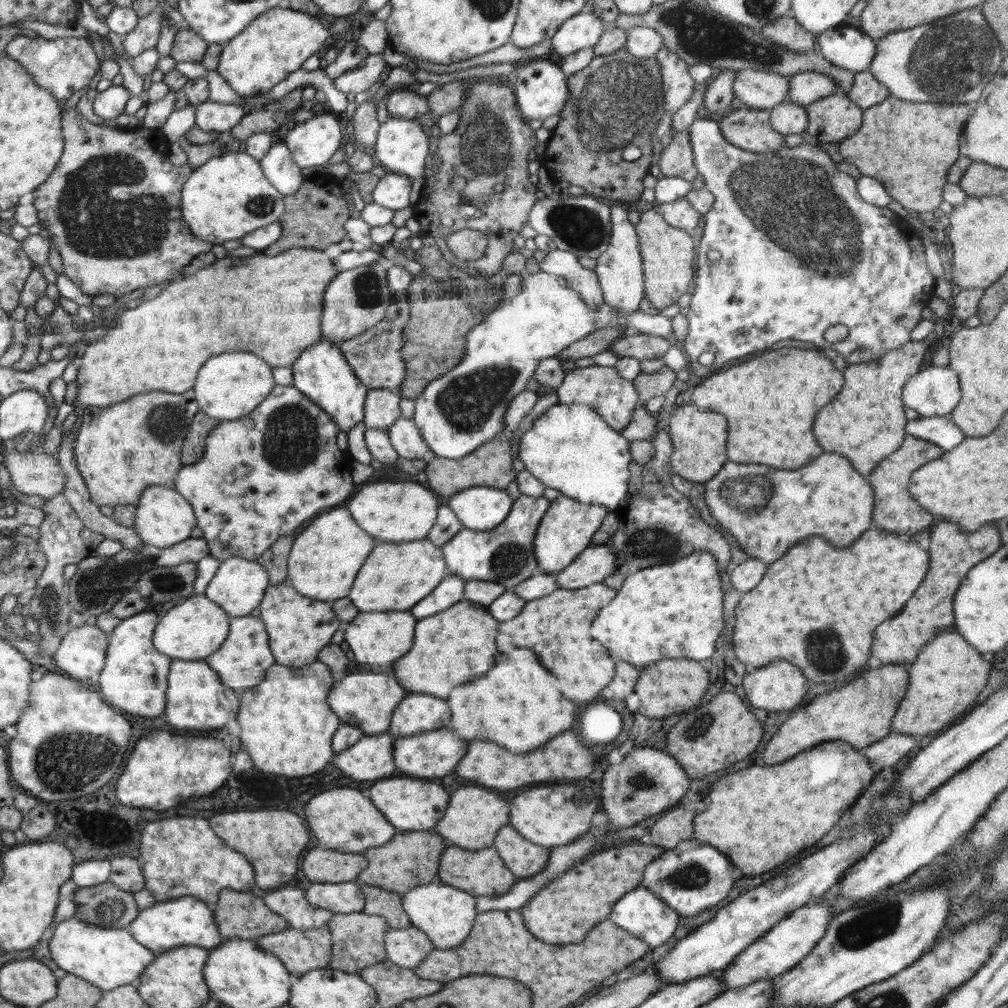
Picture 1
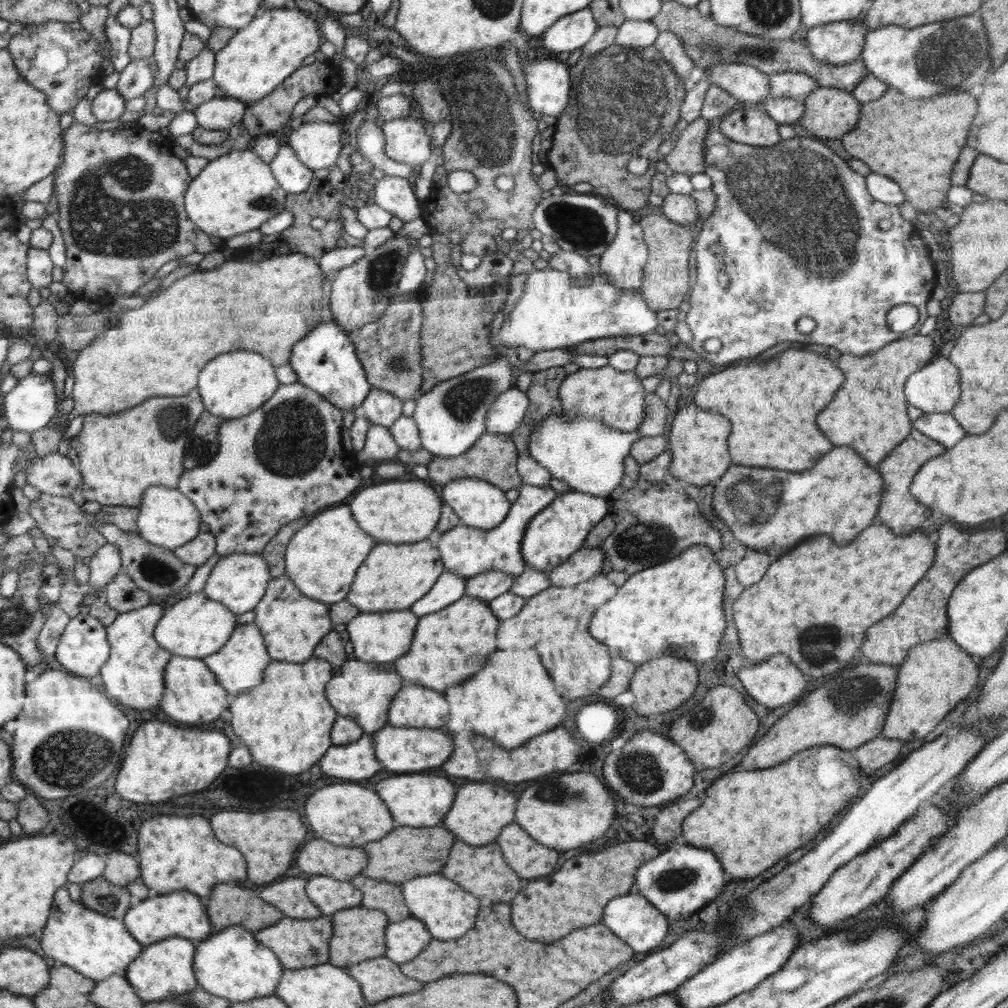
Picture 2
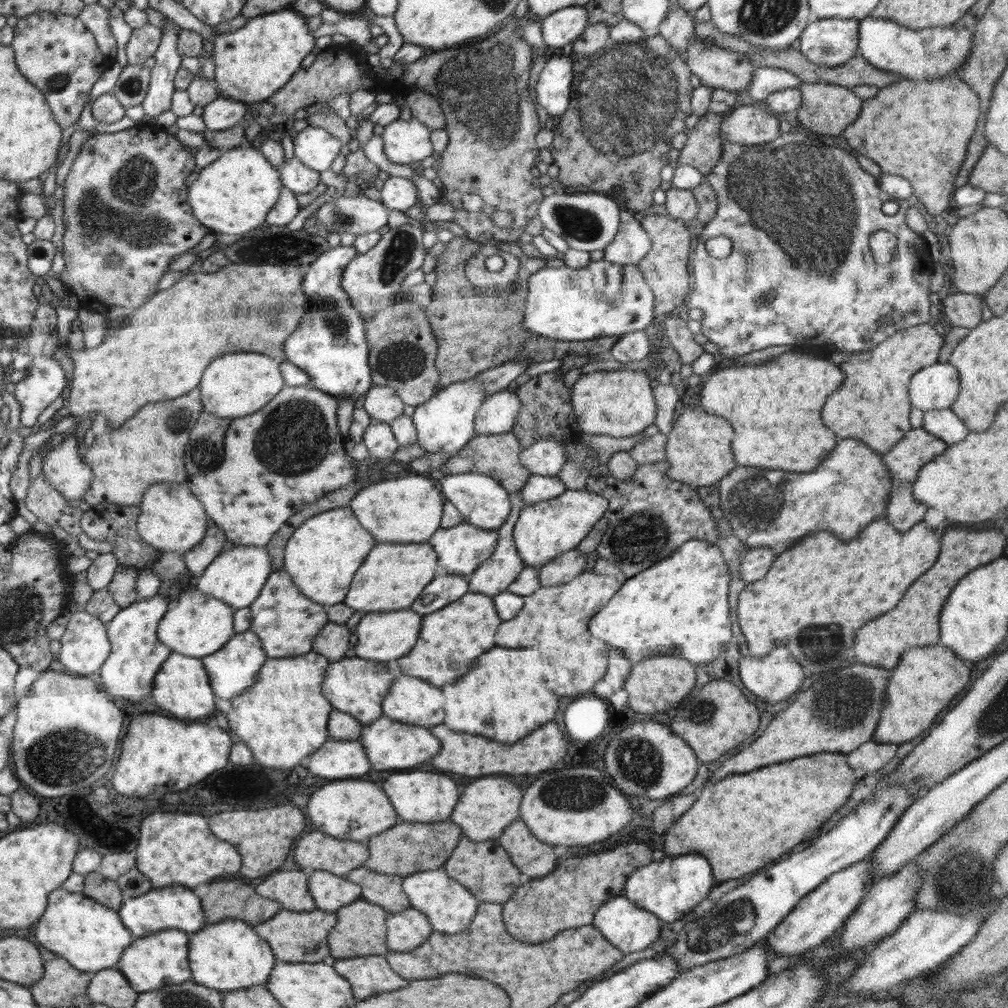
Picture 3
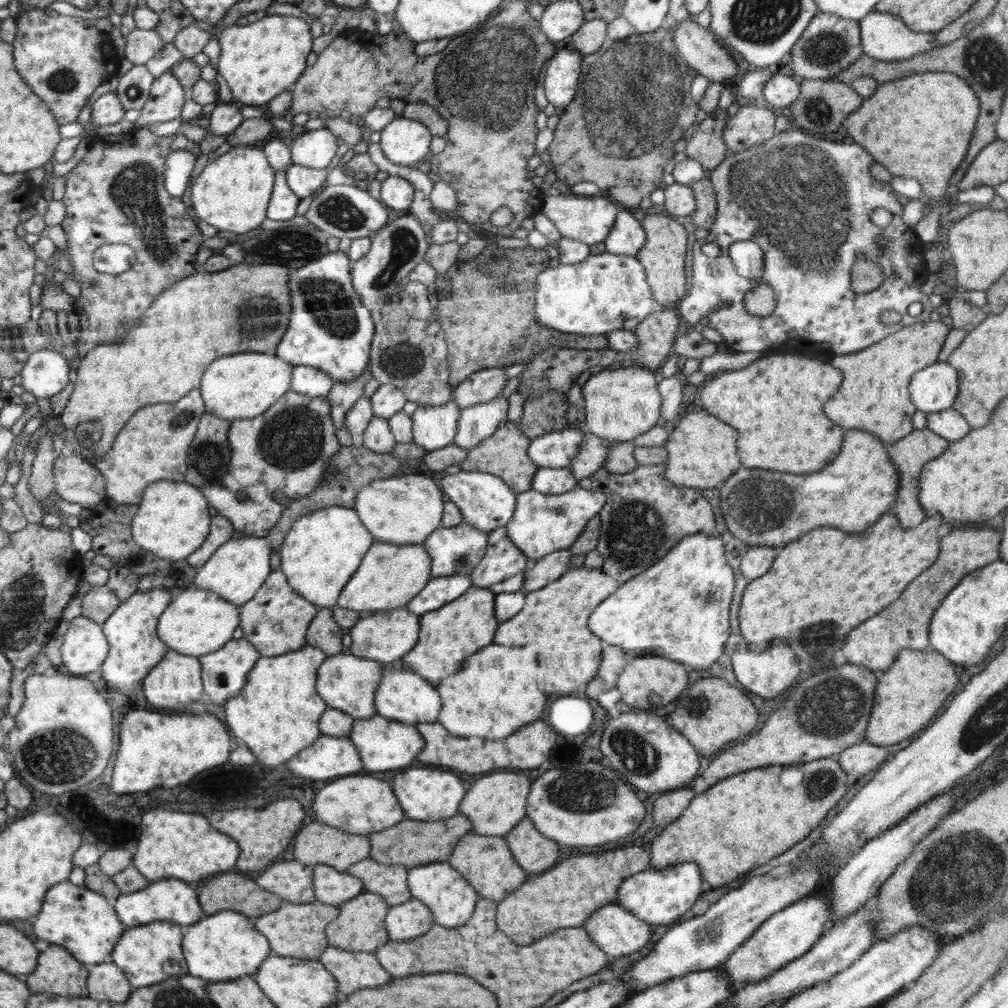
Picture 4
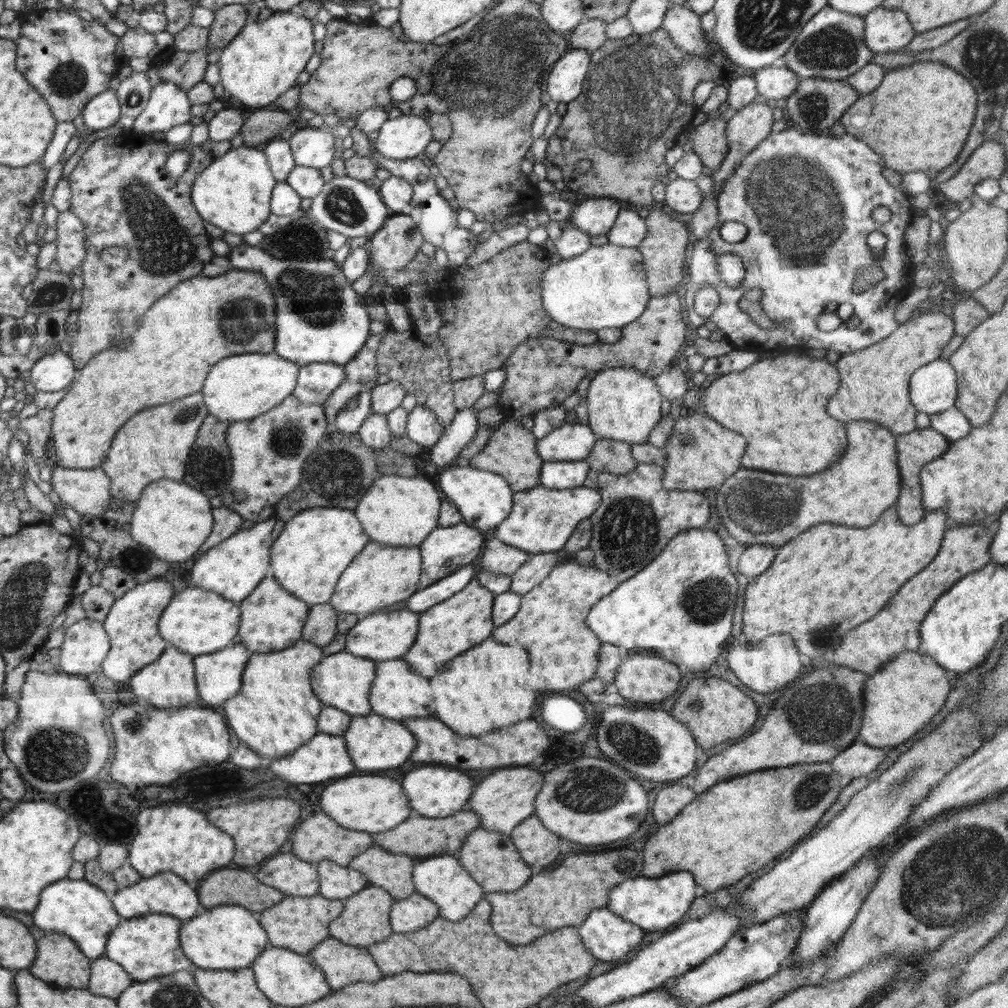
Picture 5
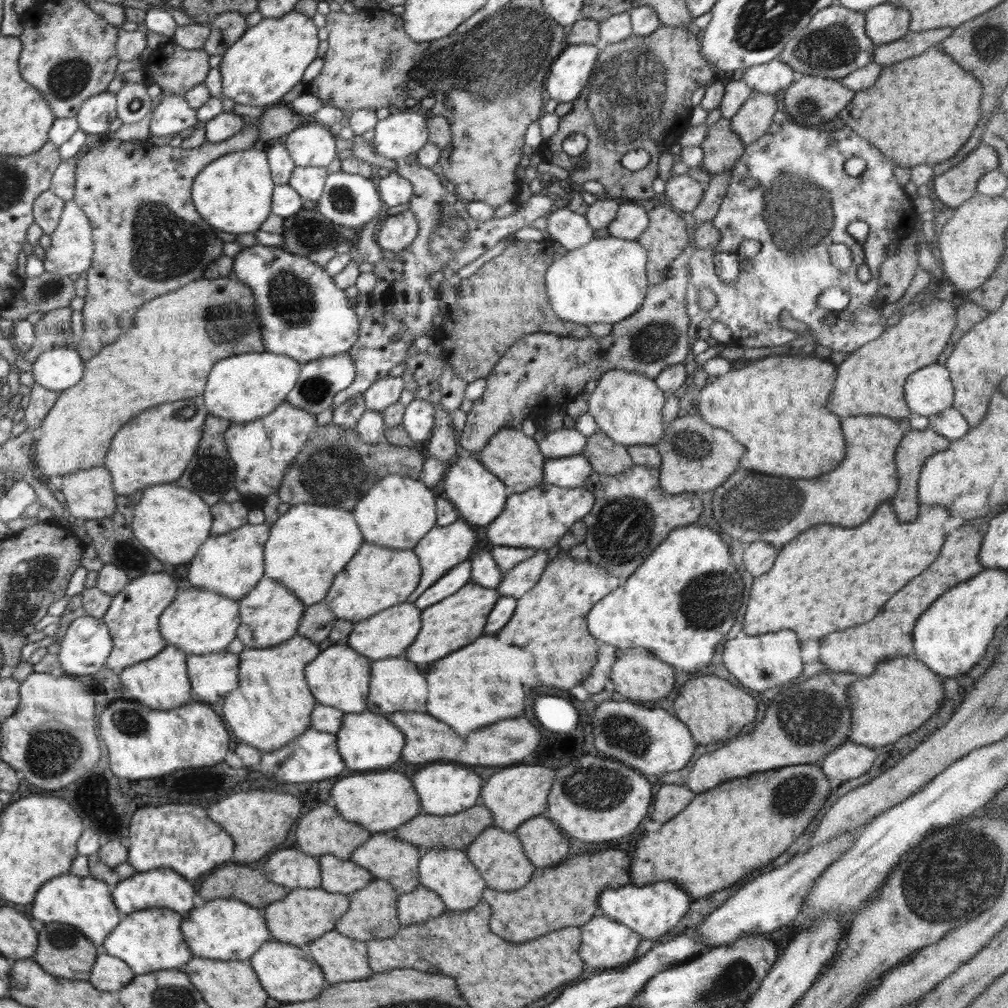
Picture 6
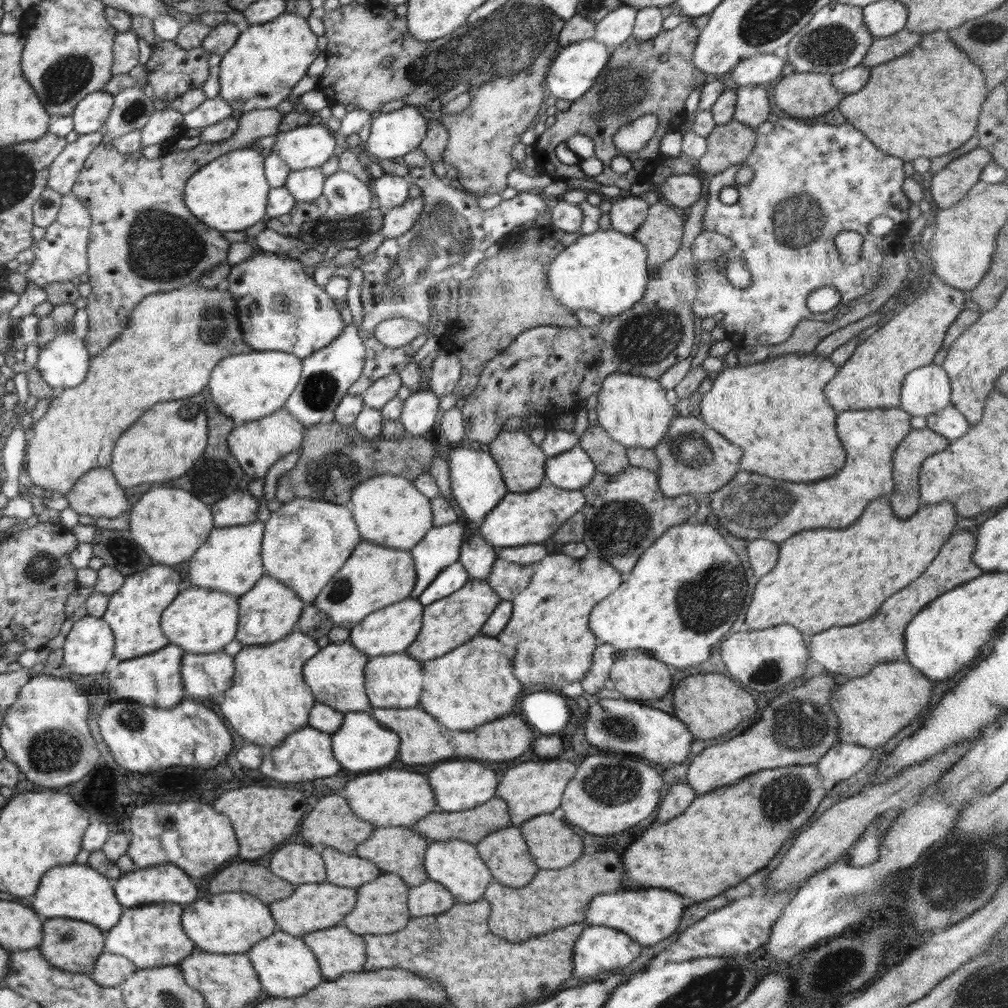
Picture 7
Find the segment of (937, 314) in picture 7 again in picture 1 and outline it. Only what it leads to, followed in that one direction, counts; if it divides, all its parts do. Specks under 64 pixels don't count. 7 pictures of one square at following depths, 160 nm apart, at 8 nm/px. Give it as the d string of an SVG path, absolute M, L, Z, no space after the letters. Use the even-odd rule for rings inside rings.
M910 341L896 350L887 352L878 361L848 365L842 392L830 406L824 406L814 422L814 438L826 454L836 452L846 456L852 466L866 476L888 455L896 452L903 443L906 423L905 404L901 399L902 388L911 376L920 371L926 343Z

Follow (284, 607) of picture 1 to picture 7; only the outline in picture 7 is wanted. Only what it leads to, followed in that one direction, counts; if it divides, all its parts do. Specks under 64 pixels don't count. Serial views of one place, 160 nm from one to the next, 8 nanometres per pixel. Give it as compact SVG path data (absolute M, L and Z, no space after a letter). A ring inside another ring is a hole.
M264 575L258 584L248 593L240 597L240 632L236 638L244 645L268 645L280 641L293 631L300 614L307 607L302 598L286 583L280 582L278 578Z

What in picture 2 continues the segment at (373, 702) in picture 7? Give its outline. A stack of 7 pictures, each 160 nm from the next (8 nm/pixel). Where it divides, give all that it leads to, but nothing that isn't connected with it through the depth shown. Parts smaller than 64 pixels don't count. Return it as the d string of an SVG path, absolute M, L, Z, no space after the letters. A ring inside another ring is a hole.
M404 686L398 690L388 709L388 724L410 728L432 729L449 721L449 704L443 694L422 686Z

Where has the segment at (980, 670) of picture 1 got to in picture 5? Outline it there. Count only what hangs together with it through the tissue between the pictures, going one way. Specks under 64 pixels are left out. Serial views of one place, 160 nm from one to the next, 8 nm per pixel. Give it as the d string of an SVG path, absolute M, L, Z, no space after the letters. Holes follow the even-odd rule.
M918 650L897 654L884 670L870 675L864 692L864 720L860 730L860 740L867 745L882 748L898 746L914 736L928 720L940 712L944 700L950 694L950 682L946 670L938 666L930 656L924 656Z

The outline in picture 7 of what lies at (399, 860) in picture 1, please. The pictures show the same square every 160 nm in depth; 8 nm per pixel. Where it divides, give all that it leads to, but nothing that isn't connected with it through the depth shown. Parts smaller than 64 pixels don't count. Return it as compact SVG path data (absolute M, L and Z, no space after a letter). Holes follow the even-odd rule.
M492 798L492 800L484 802L482 806L476 806L476 808L471 808L470 810L427 814L423 819L410 825L409 828L422 836L425 836L430 842L458 839L477 845L491 832L494 832L496 829L509 827L510 825L511 822L508 814L508 805L504 800L496 800L496 798Z

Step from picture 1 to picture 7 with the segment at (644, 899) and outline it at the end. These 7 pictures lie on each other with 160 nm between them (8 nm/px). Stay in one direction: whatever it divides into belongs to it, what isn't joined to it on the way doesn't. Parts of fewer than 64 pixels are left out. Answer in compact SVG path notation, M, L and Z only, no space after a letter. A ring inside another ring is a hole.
M590 925L584 927L582 936L576 942L573 954L573 977L591 980L600 977L603 972L630 966L636 956L640 954L641 944L633 941L625 932L610 928L609 926Z

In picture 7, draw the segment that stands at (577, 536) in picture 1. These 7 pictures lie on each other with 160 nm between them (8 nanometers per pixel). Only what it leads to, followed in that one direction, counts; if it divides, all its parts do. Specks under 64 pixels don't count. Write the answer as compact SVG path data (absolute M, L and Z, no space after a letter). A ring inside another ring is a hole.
M548 482L531 491L518 493L508 491L479 523L479 533L497 549L542 543L551 538L573 514L581 511L585 502L586 497L581 489L561 489Z

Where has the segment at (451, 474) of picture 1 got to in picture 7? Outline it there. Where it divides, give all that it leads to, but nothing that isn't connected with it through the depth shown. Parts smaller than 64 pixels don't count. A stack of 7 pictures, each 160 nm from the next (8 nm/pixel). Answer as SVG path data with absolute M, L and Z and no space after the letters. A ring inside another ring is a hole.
M520 427L514 431L501 431L489 444L489 453L500 467L506 488L510 492L526 492L545 482L545 462L547 456L538 445L534 445L528 432Z

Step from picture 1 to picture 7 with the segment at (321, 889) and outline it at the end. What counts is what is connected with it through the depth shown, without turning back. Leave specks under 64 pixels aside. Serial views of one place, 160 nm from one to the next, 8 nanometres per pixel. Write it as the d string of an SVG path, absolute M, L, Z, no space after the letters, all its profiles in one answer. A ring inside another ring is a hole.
M332 846L320 847L325 864L325 882L336 886L357 889L376 880L382 871L371 860L344 854Z

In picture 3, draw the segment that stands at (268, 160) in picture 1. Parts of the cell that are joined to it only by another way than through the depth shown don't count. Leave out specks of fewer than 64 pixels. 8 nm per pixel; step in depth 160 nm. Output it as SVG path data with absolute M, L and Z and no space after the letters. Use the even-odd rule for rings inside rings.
M295 157L281 165L280 169L284 186L296 195L310 193L320 182L320 172Z

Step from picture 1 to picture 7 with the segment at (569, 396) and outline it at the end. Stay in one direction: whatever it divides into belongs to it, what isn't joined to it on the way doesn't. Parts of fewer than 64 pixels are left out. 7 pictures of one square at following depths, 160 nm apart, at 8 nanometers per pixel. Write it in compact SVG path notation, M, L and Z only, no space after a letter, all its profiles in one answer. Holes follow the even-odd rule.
M622 373L608 375L597 394L598 425L625 447L653 449L677 416L674 406L666 400L665 392L657 379Z

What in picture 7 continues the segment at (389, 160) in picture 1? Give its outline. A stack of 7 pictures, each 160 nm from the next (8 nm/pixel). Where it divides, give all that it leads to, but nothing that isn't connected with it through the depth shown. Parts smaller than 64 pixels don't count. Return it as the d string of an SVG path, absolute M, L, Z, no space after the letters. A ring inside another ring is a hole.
M412 106L372 119L366 151L380 159L404 157L418 148L428 131L427 120Z

